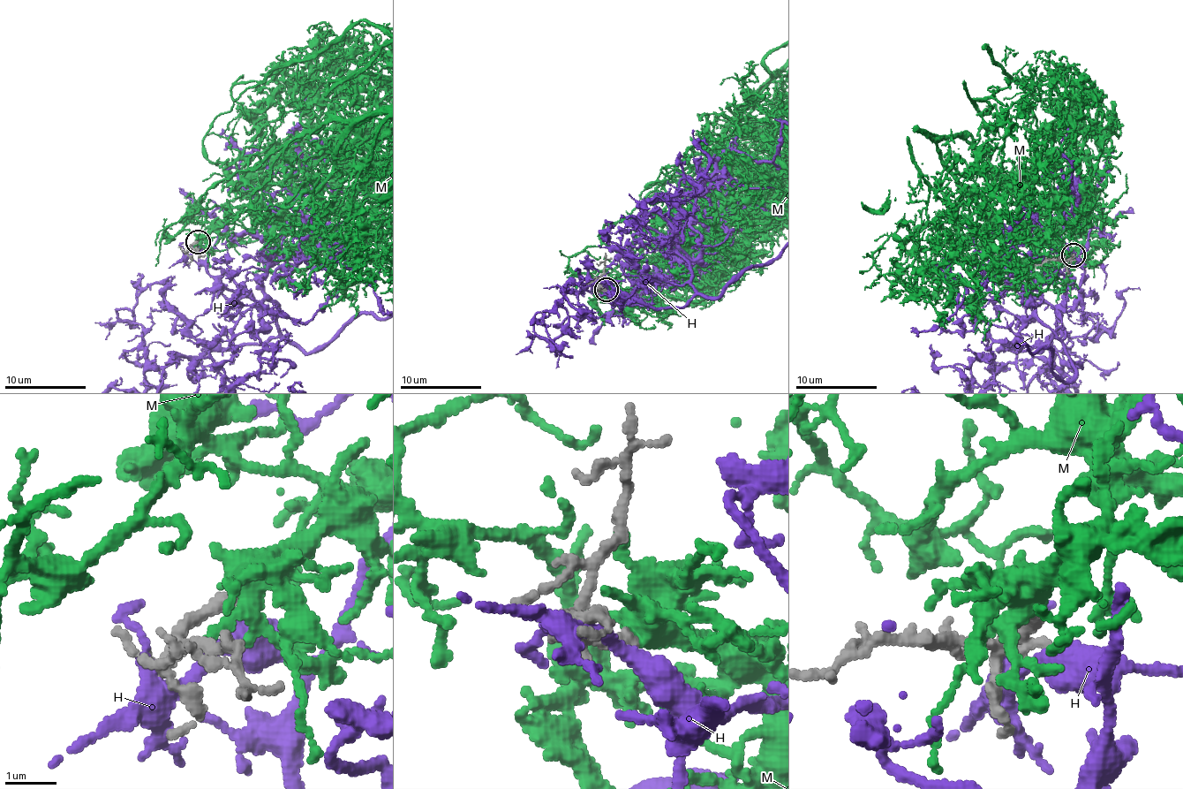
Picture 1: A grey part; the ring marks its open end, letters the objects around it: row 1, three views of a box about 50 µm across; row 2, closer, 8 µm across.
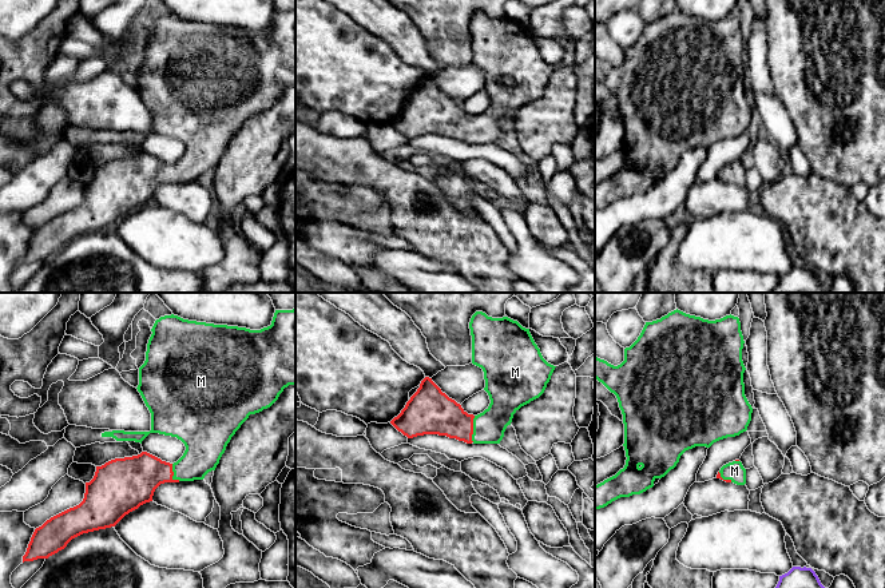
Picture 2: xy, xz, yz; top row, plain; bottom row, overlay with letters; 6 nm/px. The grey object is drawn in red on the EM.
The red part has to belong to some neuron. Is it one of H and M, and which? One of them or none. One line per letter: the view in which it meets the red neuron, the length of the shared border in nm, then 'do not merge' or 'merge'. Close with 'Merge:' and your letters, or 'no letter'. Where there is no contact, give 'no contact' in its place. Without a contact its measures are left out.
H: no contact | do not merge
M: xz | 160 nm | merge
Merge: M

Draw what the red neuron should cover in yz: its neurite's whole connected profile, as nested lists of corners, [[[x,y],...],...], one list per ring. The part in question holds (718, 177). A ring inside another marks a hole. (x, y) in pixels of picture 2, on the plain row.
[[[739,160],[729,163],[721,168],[717,175],[717,179],[721,179],[726,183],[734,183],[737,186],[746,184],[746,170],[743,168]]]

